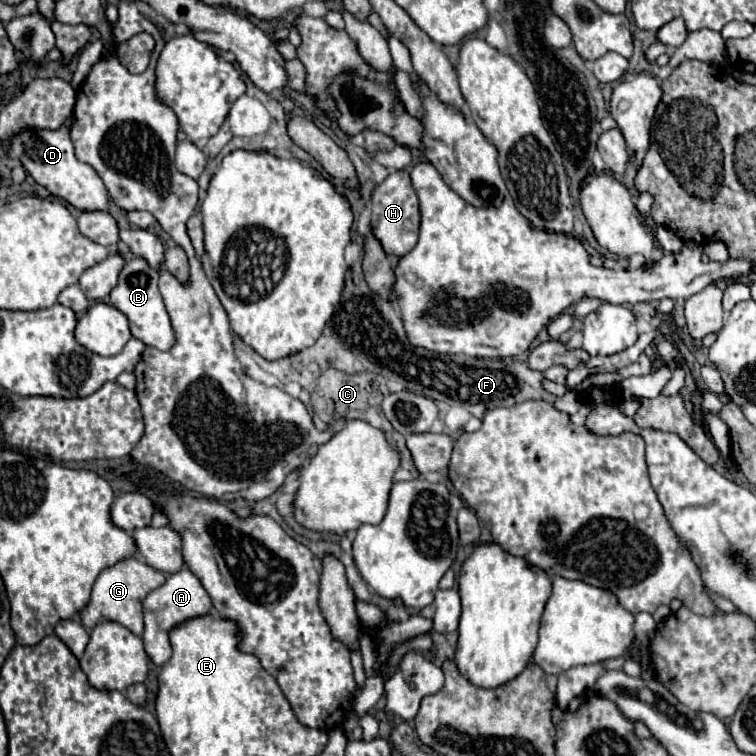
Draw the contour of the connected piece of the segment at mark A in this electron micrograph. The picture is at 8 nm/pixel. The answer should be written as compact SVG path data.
M181 568L179 572L171 574L163 586L149 592L149 596L143 600L143 612L145 612L145 622L147 622L147 638L143 632L143 642L145 642L147 656L157 666L167 664L167 660L171 658L171 644L169 644L171 628L185 624L187 620L211 614L211 610L213 610L211 598L207 596L199 578L189 568Z

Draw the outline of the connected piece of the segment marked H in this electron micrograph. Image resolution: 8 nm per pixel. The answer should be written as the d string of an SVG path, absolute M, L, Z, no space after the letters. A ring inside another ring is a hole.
M405 170L387 176L371 194L371 230L373 236L383 244L387 256L405 256L419 236L419 202Z

